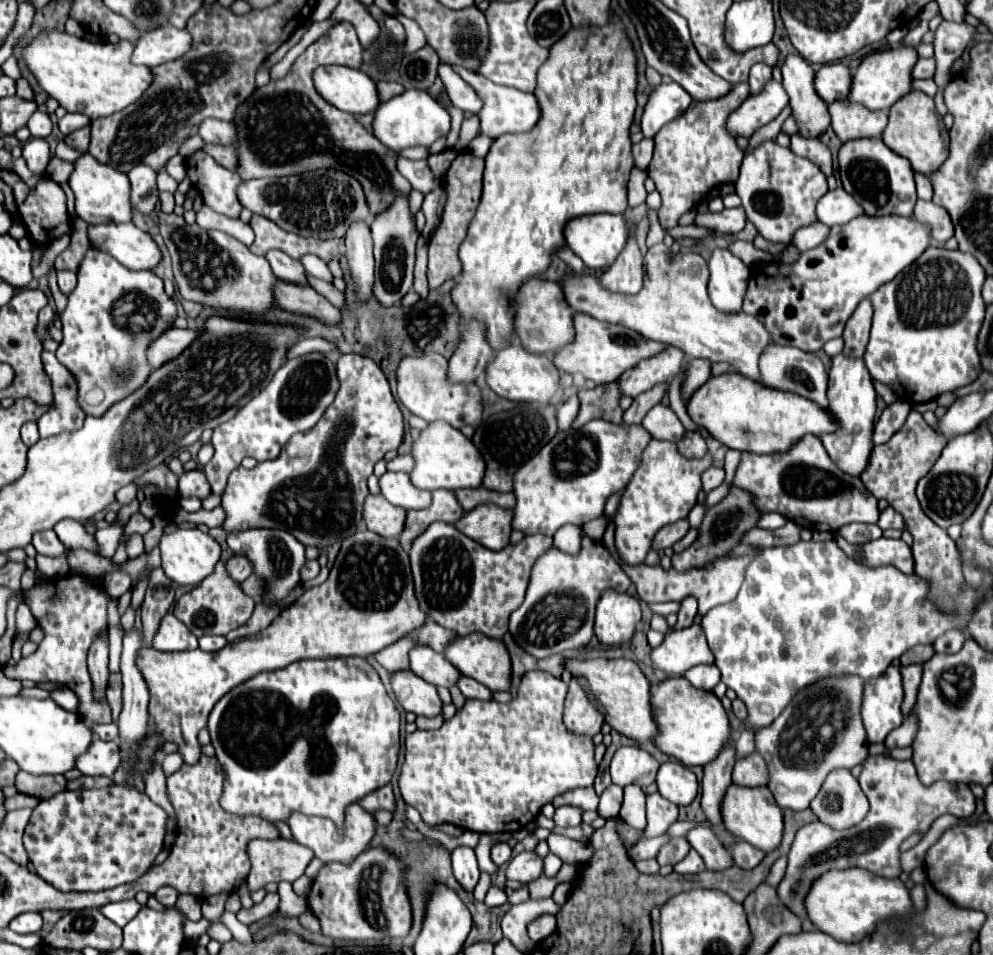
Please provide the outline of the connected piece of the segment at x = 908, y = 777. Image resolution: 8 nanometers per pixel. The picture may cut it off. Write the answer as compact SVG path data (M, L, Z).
M871 755L863 761L863 771L859 775L859 785L869 799L869 813L865 819L843 831L827 829L827 825L815 821L797 831L795 841L789 851L789 865L783 881L779 883L779 899L795 915L805 919L805 895L811 883L829 869L849 869L861 867L879 877L899 877L899 847L913 833L927 833L931 823L949 813L953 817L969 817L975 811L975 797L965 783L935 781L933 785L923 785L917 777L913 759L899 761L891 755Z

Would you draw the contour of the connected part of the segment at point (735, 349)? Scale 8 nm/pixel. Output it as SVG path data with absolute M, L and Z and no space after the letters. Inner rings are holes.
M657 243L645 255L643 287L635 295L613 293L605 289L595 275L565 275L561 287L563 295L567 297L567 305L573 311L589 313L599 321L619 323L647 339L673 345L681 349L689 359L703 357L713 363L727 361L741 375L759 381L757 359L759 353L771 343L767 329L763 329L763 323L755 321L755 317L747 317L747 313L719 313L719 309L711 305L707 283L709 269L701 255L693 251L679 251L673 259L669 259L669 247Z

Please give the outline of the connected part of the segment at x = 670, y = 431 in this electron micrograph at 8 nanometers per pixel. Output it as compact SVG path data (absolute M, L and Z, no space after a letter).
M655 405L643 419L643 427L661 441L677 443L685 435L685 427L679 417L667 405Z

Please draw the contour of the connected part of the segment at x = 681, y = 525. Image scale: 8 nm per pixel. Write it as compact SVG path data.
M685 519L685 521L675 521L675 523L671 523L671 525L665 525L663 529L659 529L659 533L655 535L655 539L653 539L653 549L667 549L667 547L671 547L673 543L677 543L687 531L689 531L689 521Z

